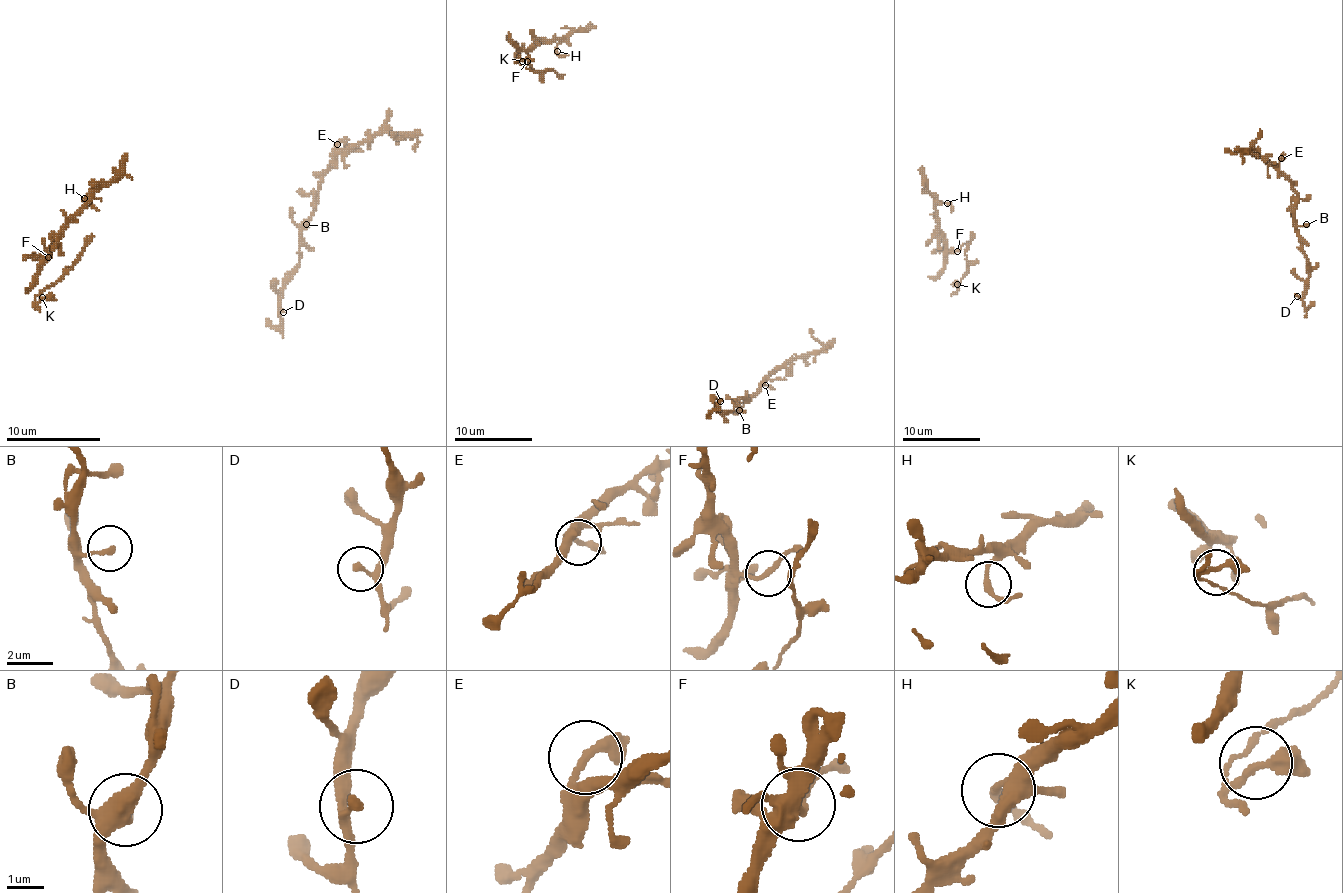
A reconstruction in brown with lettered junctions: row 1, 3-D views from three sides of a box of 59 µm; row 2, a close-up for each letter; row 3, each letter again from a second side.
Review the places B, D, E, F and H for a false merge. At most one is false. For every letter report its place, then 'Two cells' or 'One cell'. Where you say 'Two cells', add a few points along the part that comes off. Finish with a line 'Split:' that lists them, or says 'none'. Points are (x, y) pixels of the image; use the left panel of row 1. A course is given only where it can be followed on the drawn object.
B: Place: (306, 224). One cell
D: Place: (283, 312). One cell
E: Place: (337, 144). One cell
F: Place: (48, 257). One cell
H: Place: (84, 198). One cell
Split: none

